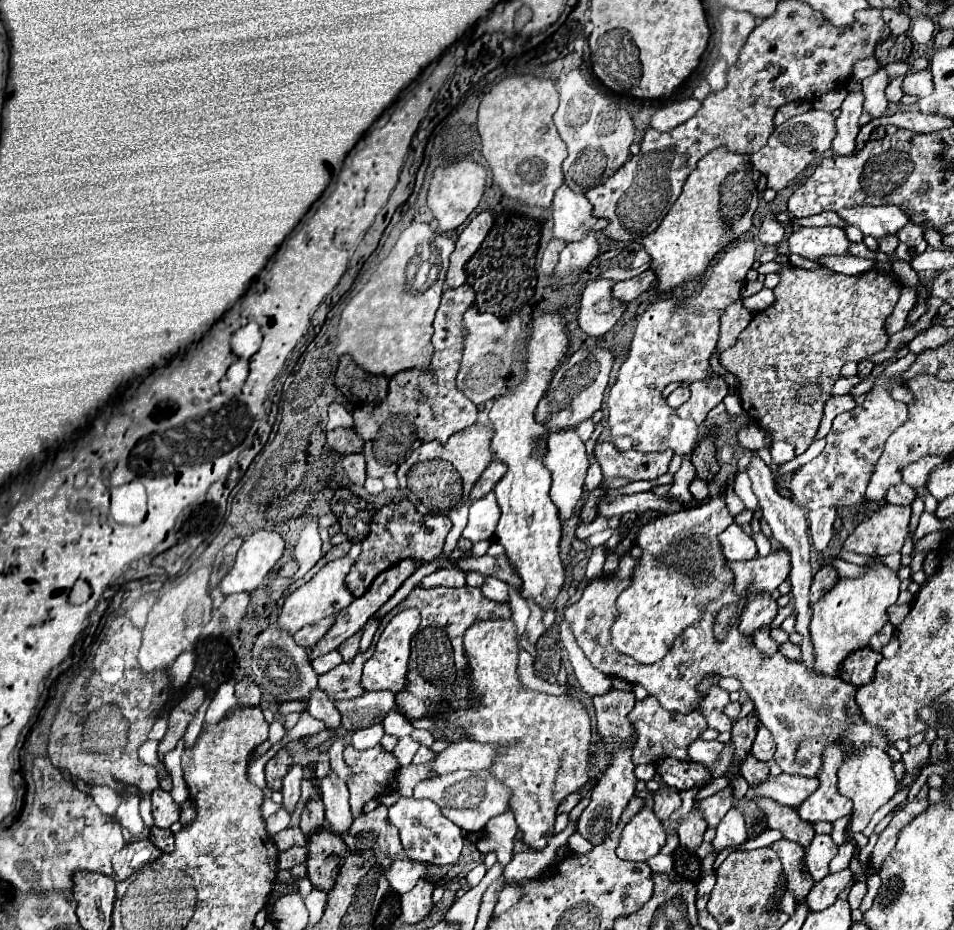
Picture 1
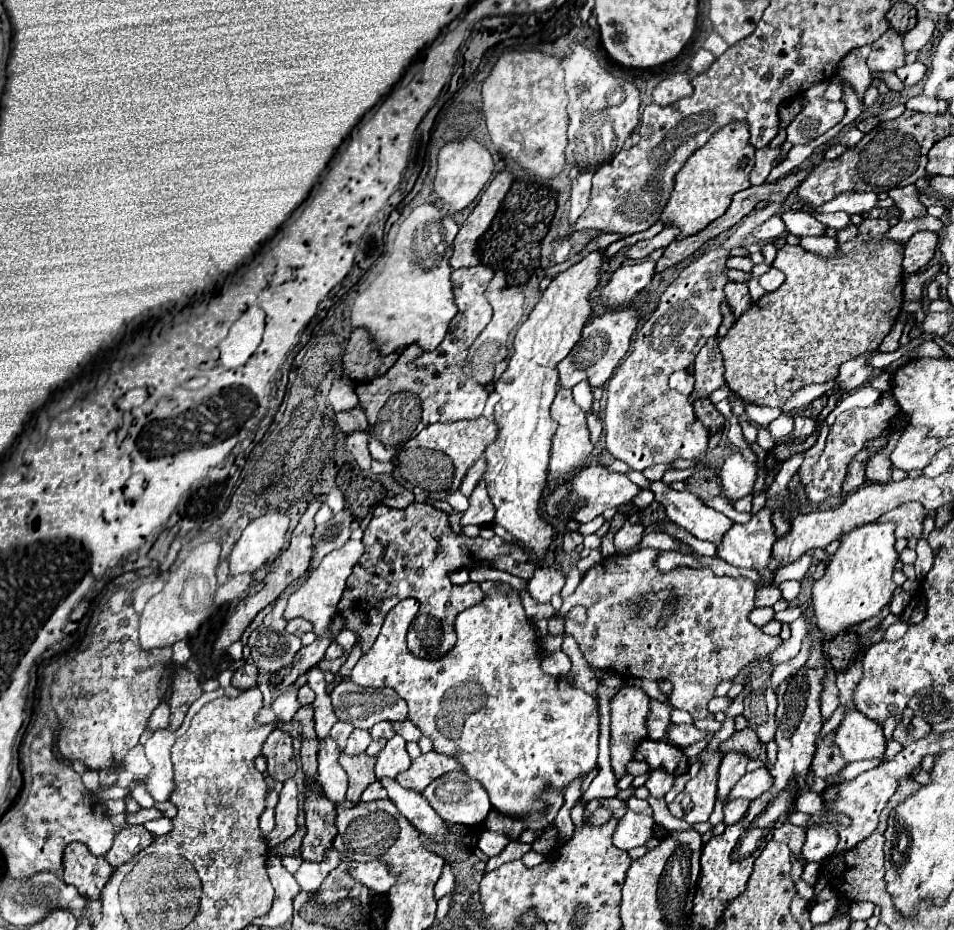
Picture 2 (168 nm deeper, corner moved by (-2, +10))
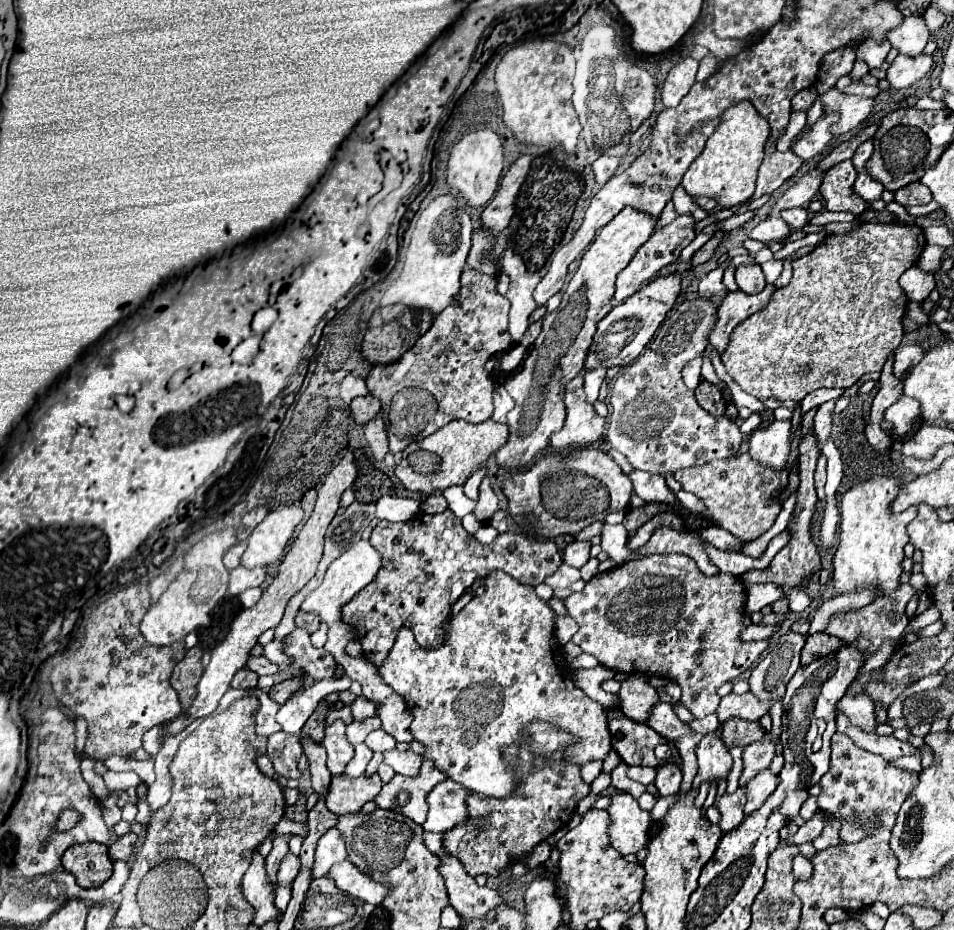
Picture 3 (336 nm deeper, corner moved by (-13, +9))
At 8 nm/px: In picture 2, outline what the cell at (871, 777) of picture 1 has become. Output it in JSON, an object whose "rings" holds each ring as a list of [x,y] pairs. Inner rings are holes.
{"rings":[[[851,711],[843,717],[835,735],[835,743],[841,749],[845,763],[875,759],[885,761],[885,735],[883,727],[869,721],[863,713]]]}

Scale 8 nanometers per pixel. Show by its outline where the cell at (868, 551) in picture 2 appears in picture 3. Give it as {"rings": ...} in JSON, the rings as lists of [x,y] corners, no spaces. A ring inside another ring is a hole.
{"rings":[[[874,476],[854,484],[840,498],[840,540],[834,554],[834,588],[838,594],[878,586],[884,590],[884,596],[888,596],[898,588],[904,546],[908,544],[906,526],[916,518],[916,506],[902,514],[890,510],[902,486],[904,482],[898,476]]]}

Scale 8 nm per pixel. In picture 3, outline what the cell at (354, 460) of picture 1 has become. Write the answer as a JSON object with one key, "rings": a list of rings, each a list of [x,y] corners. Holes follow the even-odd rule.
{"rings":[[[380,414],[366,424],[366,438],[370,442],[374,458],[384,460],[384,456],[388,452],[388,436],[386,436],[386,424]]]}

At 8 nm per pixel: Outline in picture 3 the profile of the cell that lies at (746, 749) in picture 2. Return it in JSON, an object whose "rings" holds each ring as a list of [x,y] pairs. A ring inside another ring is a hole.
{"rings":[[[730,718],[722,724],[722,740],[730,746],[748,746],[756,740],[764,738],[764,728],[760,722],[746,722],[742,718]]]}

